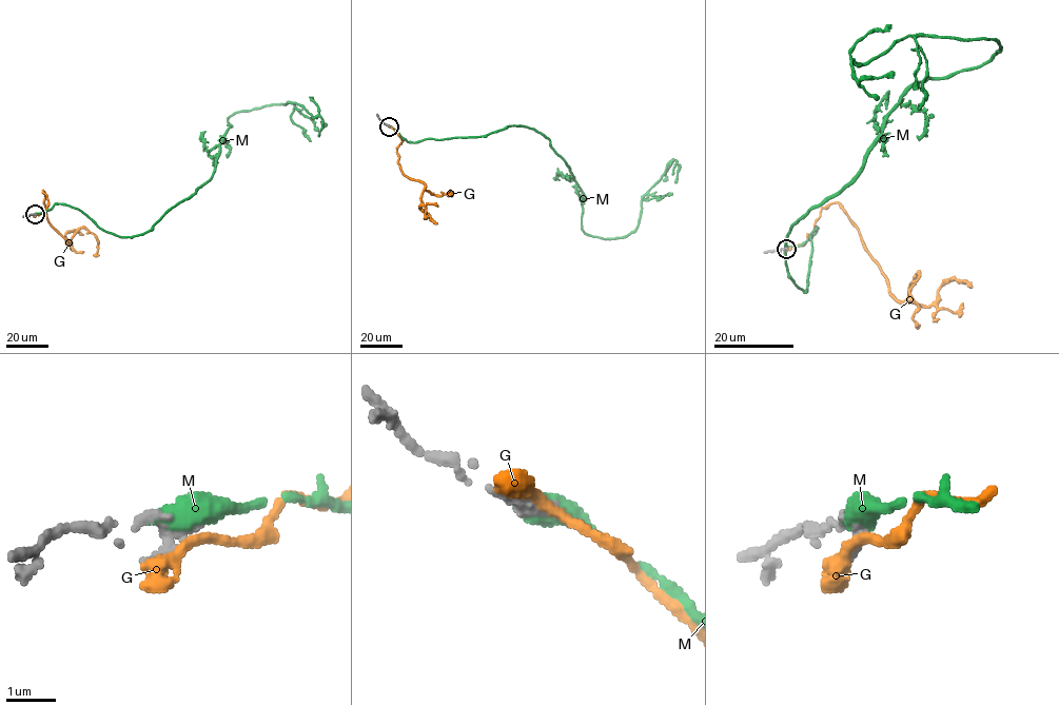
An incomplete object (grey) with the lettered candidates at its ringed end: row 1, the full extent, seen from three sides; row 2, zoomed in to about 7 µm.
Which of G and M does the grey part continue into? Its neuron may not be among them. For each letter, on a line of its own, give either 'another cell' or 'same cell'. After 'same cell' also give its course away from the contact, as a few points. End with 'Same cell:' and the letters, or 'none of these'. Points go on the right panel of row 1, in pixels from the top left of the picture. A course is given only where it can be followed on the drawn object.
G: another cell
M: same cell; course (787, 248), (818, 229), (805, 291), (795, 223), (914, 84), (1000, 46), (851, 61), (894, 73)
Same cell: M

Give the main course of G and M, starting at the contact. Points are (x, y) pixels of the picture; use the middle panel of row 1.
G: (389, 126), (401, 141), (396, 153), (401, 172), (434, 195), (450, 191), (449, 195)
M: (389, 126), (417, 142), (536, 131), (570, 169), (594, 236), (634, 230), (673, 160), (674, 182)

